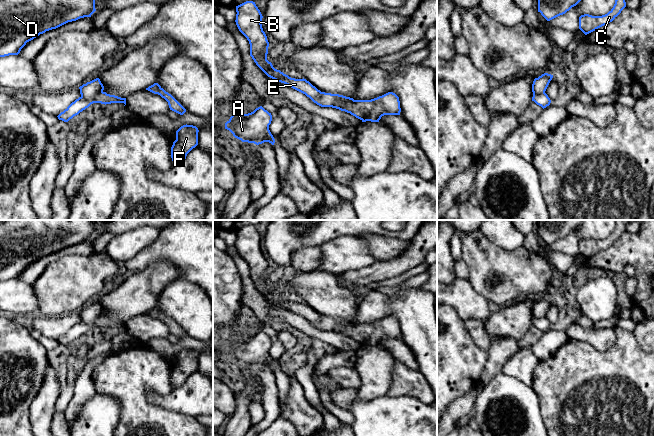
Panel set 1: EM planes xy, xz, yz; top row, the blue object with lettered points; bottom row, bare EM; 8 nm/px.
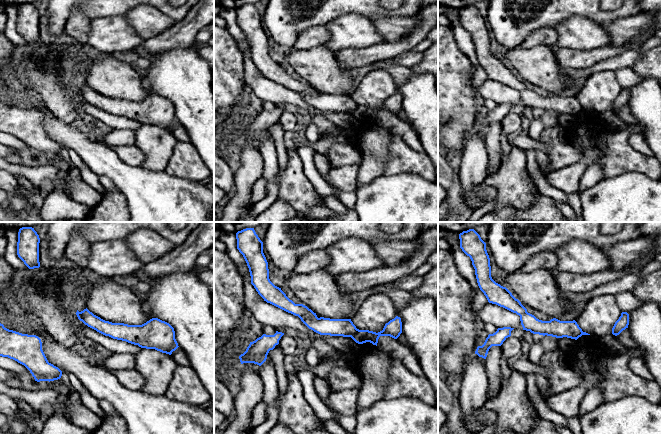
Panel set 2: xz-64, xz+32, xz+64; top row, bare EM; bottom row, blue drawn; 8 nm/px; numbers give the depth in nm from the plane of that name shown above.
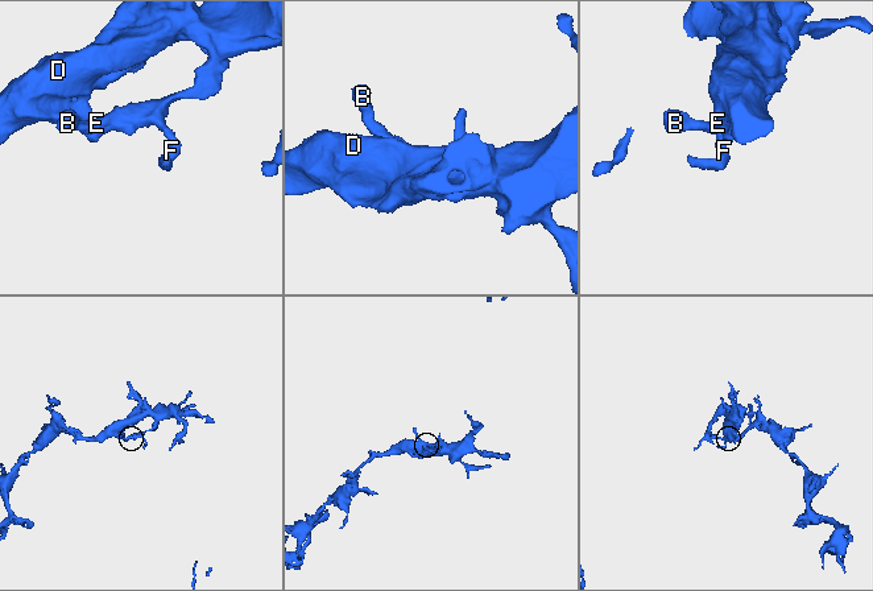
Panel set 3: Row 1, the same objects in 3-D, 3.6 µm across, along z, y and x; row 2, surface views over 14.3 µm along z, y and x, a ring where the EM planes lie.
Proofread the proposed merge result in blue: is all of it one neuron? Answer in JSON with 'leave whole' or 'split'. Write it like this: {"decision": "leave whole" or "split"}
{"decision": "split"}

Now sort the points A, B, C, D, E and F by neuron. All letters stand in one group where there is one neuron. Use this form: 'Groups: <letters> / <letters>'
Groups: A C D / B E F

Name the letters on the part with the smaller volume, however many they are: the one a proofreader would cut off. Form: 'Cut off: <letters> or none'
Cut off: B, E, F

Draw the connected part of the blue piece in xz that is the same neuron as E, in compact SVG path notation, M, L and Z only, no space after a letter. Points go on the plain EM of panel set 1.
M246 225L236 230L236 249L250 268L250 280L256 289L270 302L284 307L311 323L320 321L321 315L306 303L295 303L273 291L267 284L269 266L262 252L262 238L255 226Z

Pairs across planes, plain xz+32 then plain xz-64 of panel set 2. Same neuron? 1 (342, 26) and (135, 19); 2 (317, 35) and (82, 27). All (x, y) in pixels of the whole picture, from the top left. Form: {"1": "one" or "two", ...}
{"1": "two", "2": "one"}

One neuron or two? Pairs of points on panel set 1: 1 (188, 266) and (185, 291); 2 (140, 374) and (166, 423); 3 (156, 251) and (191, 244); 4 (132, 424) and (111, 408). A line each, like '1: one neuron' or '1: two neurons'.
1: two neurons
2: one neuron
3: one neuron
4: two neurons

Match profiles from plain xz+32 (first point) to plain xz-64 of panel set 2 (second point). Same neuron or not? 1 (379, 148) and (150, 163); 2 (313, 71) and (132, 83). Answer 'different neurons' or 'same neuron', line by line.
1: same neuron
2: same neuron

